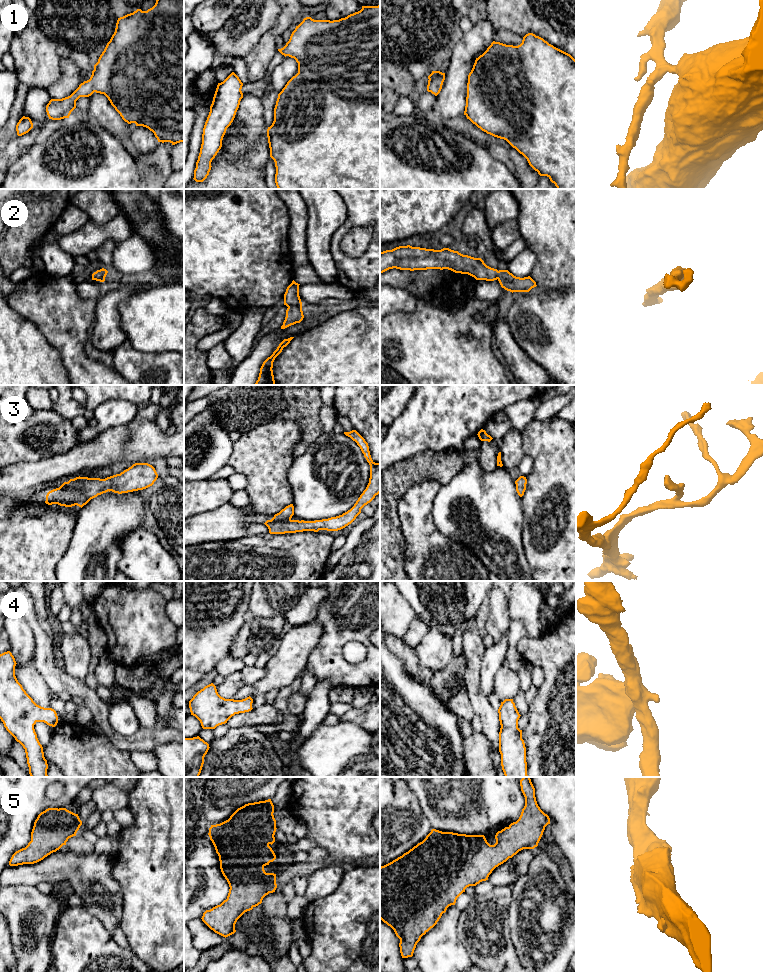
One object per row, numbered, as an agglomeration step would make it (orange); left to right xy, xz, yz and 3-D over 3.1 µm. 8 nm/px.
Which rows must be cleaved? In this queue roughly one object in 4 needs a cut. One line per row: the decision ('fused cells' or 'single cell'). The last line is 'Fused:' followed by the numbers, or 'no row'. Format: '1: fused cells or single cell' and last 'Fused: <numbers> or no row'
1: single cell
2: single cell
3: single cell
4: single cell
5: single cell
Fused: no row

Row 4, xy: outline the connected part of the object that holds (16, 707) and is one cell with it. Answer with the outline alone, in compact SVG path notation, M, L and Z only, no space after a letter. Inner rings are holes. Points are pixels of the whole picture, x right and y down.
M10 651L0 654L0 719L6 730L25 749L30 776L48 777L47 760L44 757L43 747L37 738L34 725L37 722L44 722L55 727L58 723L58 716L54 709L37 705L26 693L15 676L16 664L15 658Z

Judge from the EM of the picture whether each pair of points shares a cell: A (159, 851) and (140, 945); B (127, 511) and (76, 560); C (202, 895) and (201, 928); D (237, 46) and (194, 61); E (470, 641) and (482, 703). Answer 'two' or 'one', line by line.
A: one
B: one
C: two
D: two
E: one

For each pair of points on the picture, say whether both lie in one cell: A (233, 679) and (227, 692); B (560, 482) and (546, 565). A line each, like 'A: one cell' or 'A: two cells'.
A: one cell
B: one cell

